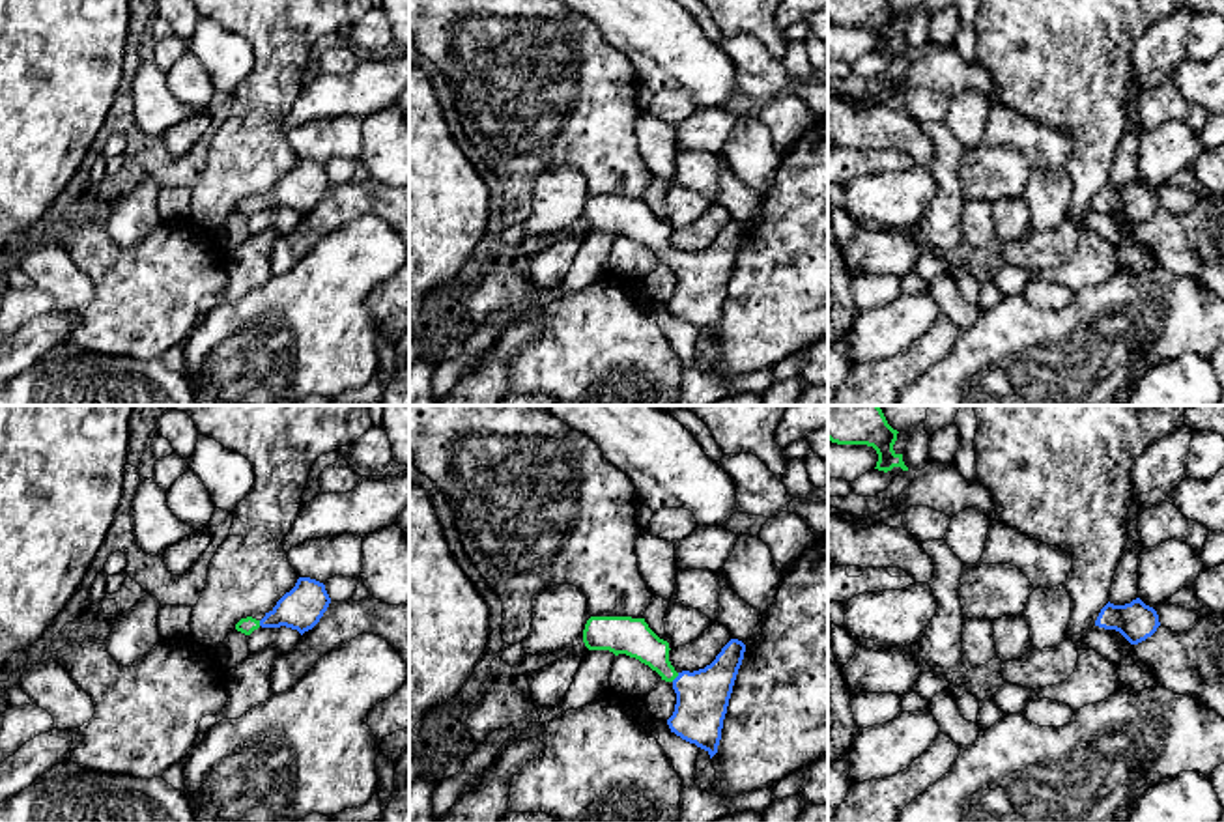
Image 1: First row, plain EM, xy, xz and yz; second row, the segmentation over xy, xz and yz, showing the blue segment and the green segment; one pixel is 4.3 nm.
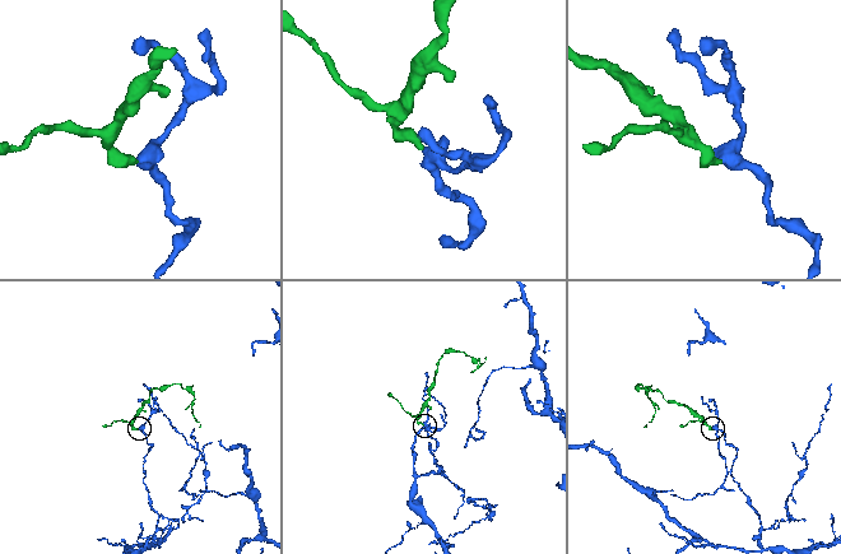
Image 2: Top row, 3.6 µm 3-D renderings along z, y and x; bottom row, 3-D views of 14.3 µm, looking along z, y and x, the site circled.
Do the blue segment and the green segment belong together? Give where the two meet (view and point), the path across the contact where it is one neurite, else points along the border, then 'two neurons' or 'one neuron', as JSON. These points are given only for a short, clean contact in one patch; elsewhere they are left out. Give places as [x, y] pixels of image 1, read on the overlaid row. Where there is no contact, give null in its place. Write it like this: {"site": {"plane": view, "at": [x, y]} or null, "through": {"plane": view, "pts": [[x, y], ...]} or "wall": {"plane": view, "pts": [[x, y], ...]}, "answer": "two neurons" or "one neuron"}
{"site": {"plane": "xz", "at": [677, 677]}, "through": {"plane": "xz", "pts": [[703, 695], [677, 677], [634, 637]]}, "answer": "one neuron"}

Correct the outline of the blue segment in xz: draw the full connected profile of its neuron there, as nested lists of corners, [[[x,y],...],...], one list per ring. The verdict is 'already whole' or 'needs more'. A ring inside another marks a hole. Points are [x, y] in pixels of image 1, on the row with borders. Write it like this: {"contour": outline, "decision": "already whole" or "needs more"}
{"contour": [[[591,616],[583,630],[589,650],[626,654],[671,682],[676,693],[671,732],[705,749],[710,758],[718,753],[723,719],[733,686],[744,659],[746,645],[731,639],[716,659],[699,671],[676,673],[669,661],[669,643],[660,639],[645,622],[632,616]]], "decision": "needs more"}

